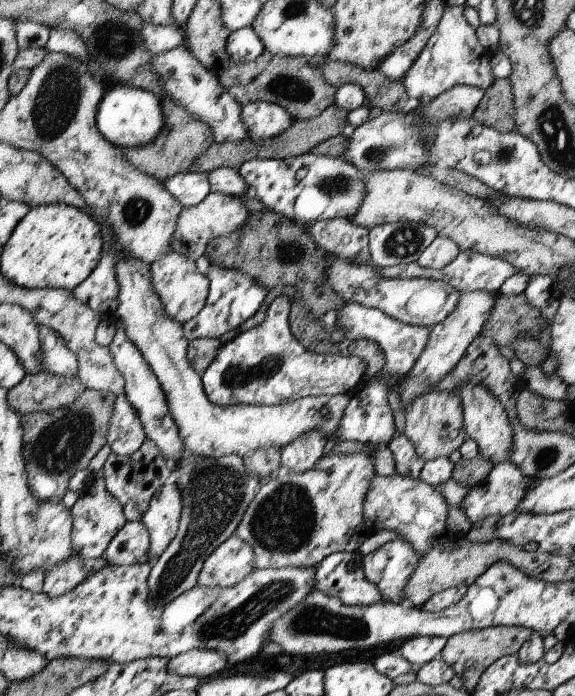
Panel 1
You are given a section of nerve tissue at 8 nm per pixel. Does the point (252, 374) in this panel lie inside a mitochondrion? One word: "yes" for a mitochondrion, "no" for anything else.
yes

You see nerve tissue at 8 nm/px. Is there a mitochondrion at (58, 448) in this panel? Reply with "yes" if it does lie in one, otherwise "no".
yes

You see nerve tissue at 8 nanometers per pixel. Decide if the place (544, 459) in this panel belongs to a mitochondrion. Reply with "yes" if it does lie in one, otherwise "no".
yes

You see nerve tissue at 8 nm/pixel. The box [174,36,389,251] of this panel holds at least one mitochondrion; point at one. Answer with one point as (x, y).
(291, 86)

